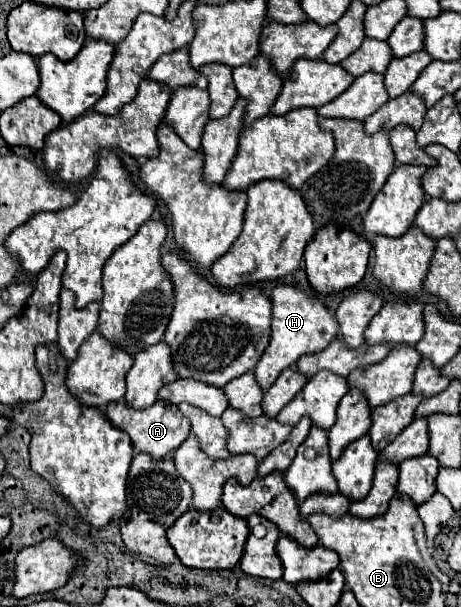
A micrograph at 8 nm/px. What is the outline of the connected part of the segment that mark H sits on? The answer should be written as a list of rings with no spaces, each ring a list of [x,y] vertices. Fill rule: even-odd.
[[[277,286],[271,294],[273,300],[273,318],[271,318],[271,340],[261,360],[255,366],[255,378],[263,390],[271,386],[277,376],[293,366],[303,354],[313,354],[323,350],[337,334],[339,324],[337,318],[329,312],[323,298],[317,294],[307,294],[295,286]]]

